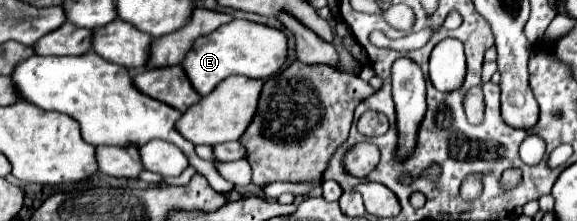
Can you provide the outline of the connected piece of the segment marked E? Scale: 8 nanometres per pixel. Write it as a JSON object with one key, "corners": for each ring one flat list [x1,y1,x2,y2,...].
{"corners":[[233,19,217,27,213,33,205,37,197,37,197,43,185,55,181,67,189,73,189,81,201,95,209,95,217,83,227,79,229,75,245,75,251,79,269,79,275,75,287,59,287,37,283,31,251,23,245,19]]}

